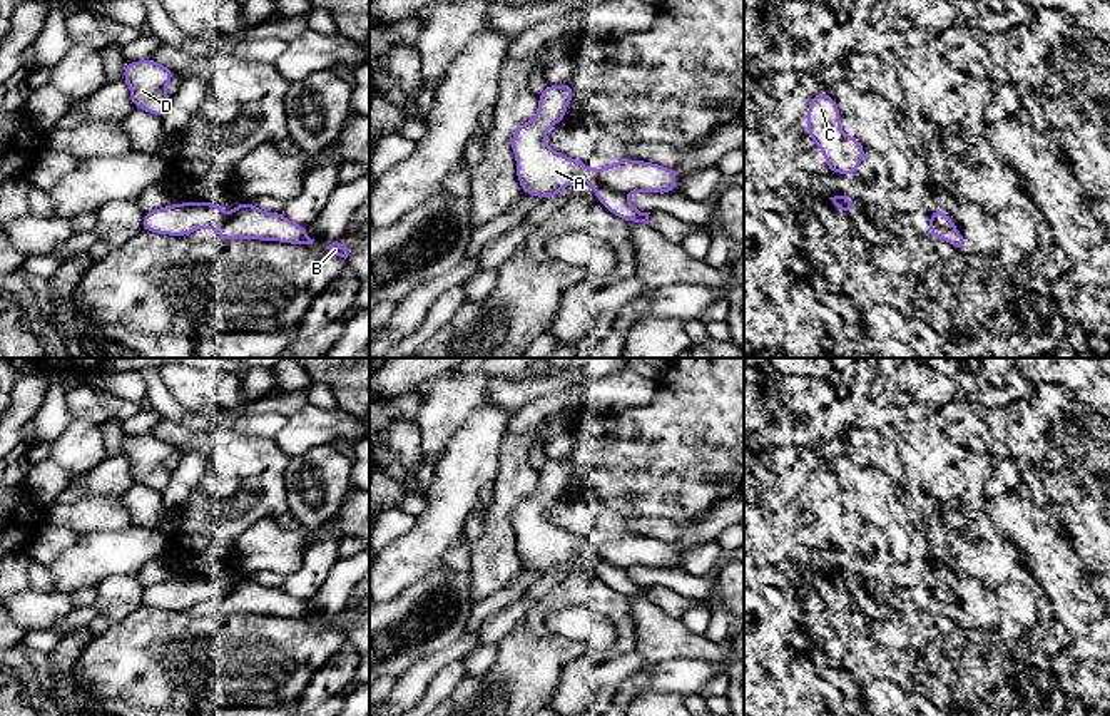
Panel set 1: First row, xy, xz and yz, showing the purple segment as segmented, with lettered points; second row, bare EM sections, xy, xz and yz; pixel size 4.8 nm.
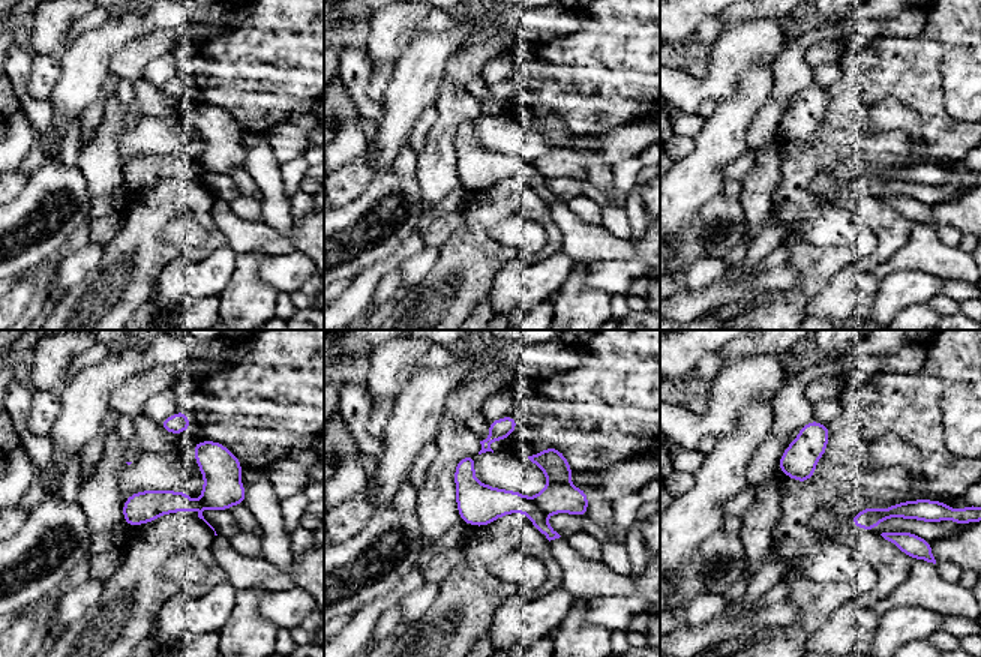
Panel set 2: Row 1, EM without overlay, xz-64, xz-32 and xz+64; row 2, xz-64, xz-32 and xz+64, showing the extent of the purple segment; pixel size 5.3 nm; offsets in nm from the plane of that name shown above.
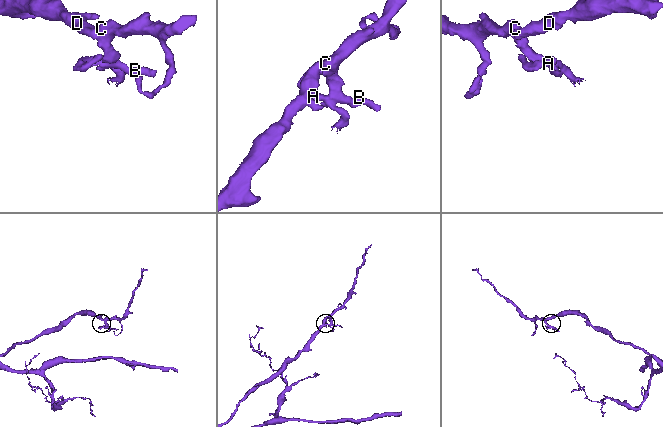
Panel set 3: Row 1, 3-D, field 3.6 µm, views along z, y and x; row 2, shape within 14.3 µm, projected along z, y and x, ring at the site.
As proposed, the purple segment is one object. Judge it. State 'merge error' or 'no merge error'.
merge error

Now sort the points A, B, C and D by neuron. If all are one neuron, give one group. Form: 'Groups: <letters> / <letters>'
Groups: A / B C D

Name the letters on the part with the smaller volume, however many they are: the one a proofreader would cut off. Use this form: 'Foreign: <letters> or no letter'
Foreign: A

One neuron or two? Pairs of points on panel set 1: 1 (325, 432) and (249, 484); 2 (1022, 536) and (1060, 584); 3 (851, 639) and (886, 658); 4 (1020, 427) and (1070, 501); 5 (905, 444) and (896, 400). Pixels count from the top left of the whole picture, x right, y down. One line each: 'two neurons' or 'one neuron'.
1: two neurons
2: one neuron
3: one neuron
4: one neuron
5: two neurons

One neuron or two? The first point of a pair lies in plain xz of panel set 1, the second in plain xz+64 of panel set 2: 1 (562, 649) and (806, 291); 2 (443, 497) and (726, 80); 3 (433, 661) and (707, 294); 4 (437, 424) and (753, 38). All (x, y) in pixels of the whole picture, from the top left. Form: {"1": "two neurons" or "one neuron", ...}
{"1": "one neuron", "2": "two neurons", "3": "two neurons", "4": "one neuron"}

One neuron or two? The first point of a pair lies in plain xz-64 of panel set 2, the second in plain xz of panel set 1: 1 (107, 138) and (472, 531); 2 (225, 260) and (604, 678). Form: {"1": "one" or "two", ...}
{"1": "two", "2": "one"}

